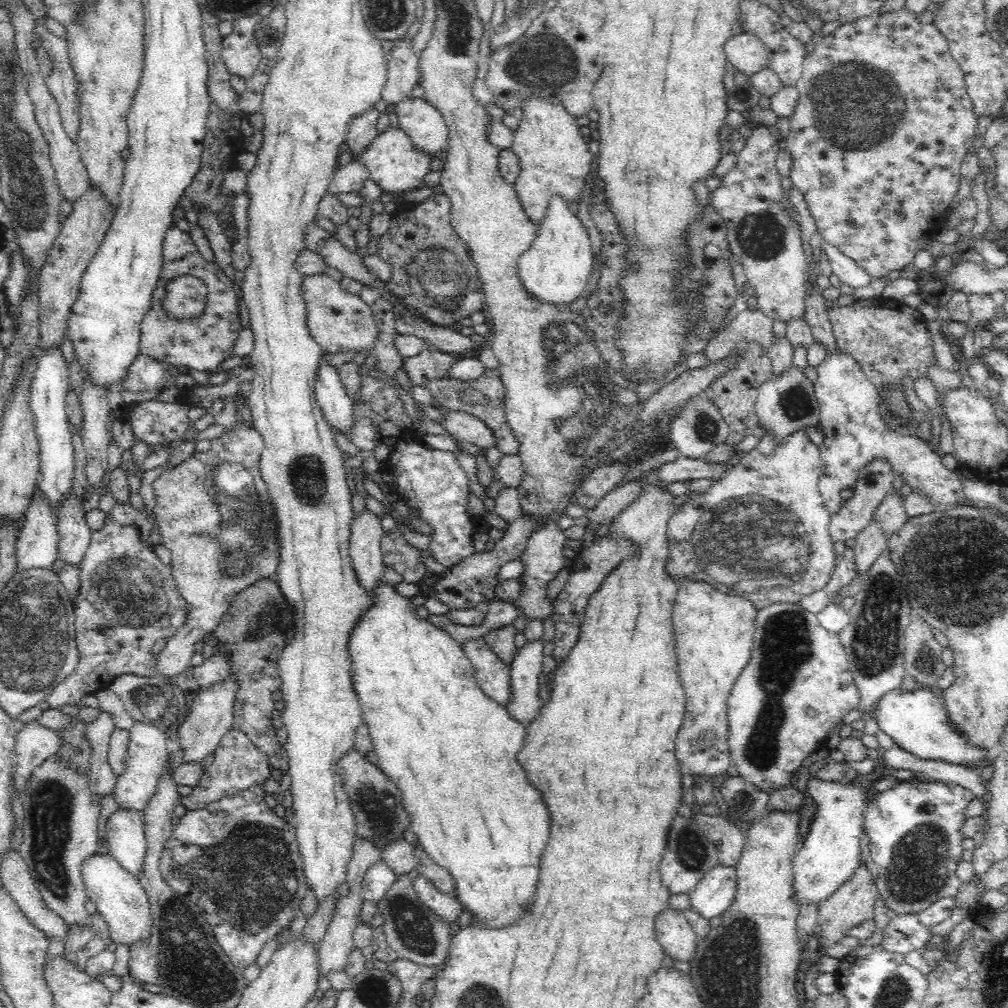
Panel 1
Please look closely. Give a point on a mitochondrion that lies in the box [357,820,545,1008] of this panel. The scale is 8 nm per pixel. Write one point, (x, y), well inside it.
(413, 932)

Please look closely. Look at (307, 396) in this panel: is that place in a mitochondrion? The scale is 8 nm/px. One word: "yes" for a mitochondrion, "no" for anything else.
no

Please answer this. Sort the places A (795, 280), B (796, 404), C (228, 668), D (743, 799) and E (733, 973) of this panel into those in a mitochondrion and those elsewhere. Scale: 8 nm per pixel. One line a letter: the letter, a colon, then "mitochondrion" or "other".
A: other
B: mitochondrion
C: other
D: mitochondrion
E: mitochondrion

